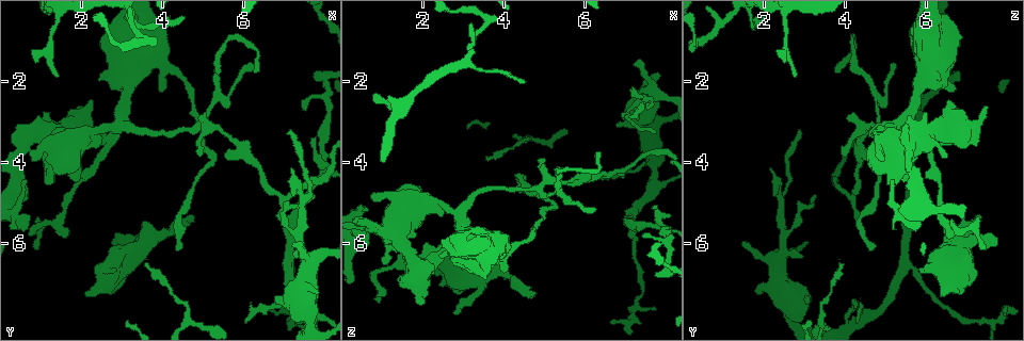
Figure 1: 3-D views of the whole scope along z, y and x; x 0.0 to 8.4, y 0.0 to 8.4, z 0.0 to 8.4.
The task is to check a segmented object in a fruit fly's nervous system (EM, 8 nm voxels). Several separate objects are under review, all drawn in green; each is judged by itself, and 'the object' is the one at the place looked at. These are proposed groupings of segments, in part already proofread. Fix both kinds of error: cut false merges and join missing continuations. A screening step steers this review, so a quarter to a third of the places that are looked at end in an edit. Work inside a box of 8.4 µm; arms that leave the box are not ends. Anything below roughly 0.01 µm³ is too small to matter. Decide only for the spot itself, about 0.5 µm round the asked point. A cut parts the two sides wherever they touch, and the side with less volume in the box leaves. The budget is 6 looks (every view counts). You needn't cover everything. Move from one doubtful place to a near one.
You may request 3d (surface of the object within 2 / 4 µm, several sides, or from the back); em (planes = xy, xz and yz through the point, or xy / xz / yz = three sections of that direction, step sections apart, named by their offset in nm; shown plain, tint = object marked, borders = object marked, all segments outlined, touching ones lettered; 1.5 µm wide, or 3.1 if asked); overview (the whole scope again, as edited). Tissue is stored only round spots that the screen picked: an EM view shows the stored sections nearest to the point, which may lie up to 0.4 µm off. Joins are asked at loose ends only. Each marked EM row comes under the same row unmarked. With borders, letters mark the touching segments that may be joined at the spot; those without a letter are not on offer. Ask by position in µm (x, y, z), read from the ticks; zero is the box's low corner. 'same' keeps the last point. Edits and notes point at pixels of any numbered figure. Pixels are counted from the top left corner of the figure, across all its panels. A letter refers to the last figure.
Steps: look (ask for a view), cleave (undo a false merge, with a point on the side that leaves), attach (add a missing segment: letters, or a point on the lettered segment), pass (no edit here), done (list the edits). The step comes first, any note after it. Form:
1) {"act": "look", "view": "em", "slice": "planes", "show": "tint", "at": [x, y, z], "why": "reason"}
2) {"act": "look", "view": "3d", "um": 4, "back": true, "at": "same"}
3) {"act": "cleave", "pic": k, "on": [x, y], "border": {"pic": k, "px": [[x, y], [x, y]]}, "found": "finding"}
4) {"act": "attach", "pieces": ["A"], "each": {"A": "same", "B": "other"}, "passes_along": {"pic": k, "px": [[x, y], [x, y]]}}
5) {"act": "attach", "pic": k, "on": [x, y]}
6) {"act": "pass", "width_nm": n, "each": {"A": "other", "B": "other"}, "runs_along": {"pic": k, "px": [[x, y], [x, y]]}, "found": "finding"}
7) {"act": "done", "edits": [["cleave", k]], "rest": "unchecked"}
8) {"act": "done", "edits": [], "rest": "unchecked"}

{"act": "look", "view": "3d", "um": 2, "at": [2.85, 6.00, 7.80], "why": "an open end"}

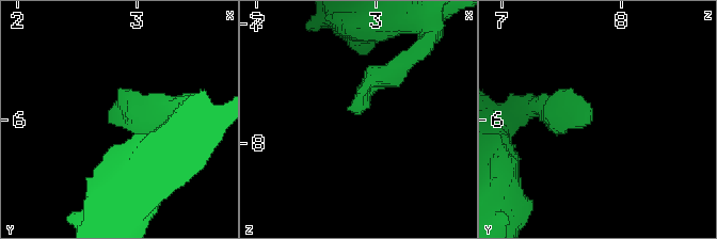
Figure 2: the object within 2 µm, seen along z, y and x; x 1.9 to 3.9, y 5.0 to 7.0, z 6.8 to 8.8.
{"act": "look", "view": "em", "slice": "planes", "show": "borders", "at": [2.82, 6.02, 7.76]}

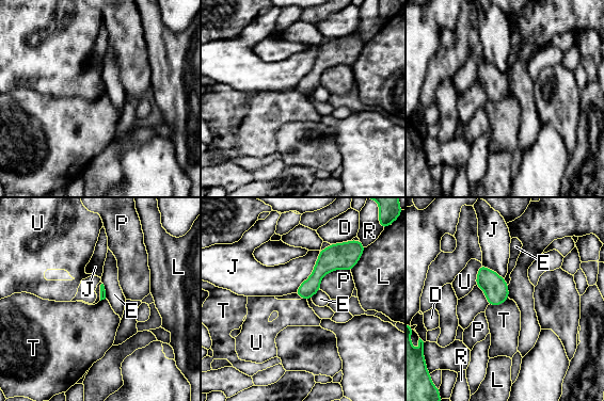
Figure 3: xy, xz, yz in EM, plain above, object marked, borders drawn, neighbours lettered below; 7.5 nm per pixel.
{"act": "pass", "each": {"D": "other", "E": "other", "J": "other", "L": "other", "P": "other", "R": "other", "T": "other", "U": "other"}, "border": {"pic": 3, "px": [[481, 263], [474, 285]]}, "found": "no lettered segment goes on from it"}

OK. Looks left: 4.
{"act": "look", "view": "3d", "um": 2, "at": [4.90, 3.20, 4.60], "why": "a fork"}

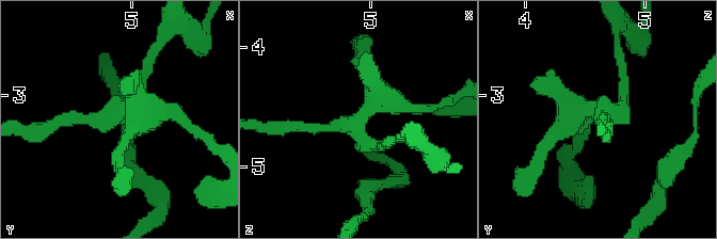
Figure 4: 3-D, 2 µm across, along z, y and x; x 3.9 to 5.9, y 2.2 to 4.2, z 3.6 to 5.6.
{"act": "look", "view": "em", "slice": "yz", "step": 4, "show": "tint", "at": [4.86, 3.16, 4.64], "why": "shape alone is not enough"}

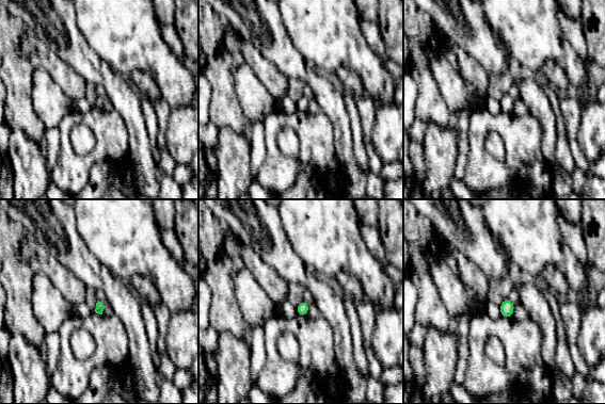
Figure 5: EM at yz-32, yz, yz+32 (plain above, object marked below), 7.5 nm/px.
{"act": "look", "view": "em", "slice": "planes", "show": "borders", "at": "same"}

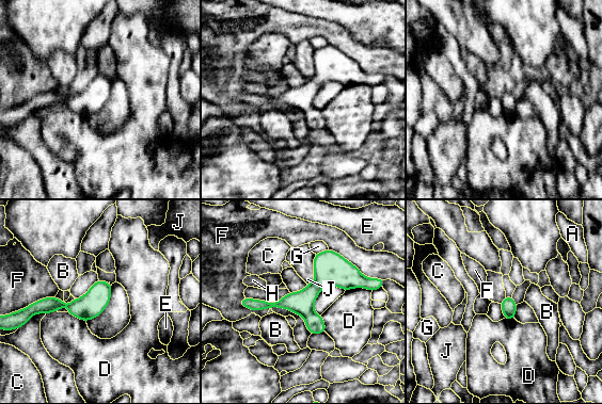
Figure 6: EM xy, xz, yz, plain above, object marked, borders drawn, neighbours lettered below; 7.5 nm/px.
{"act": "pass", "each": {"A": "other", "B": "other", "C": "other", "D": "other", "E": "other", "F": "other", "G": "other", "H": "other", "J": "other"}, "border": {"pic": 6, "px": [[315, 254], [314, 278], [307, 285]]}, "found": "one neuron here"}

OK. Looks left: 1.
{"act": "look", "view": "em", "slice": "xy", "step": 4, "show": "borders", "at": [7.25, 6.00, 1.60], "why": "branch stops here"}

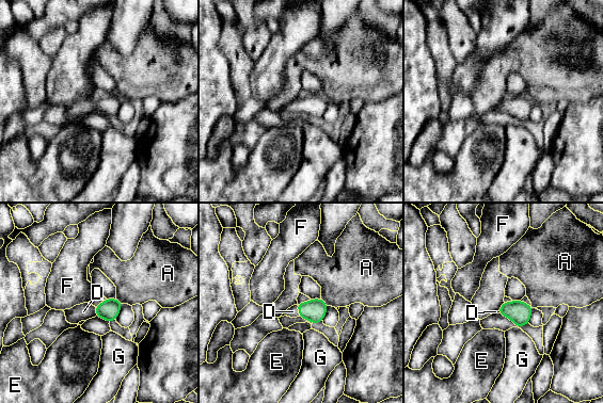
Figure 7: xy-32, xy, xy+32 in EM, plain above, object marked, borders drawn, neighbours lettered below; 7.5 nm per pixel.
{"act": "attach", "pieces": ["D"], "each": {"A": "other", "D": "same", "E": "other", "F": "other", "G": "other"}, "passes_along": {"pic": 7, "px": [[314, 310], [299, 309], [292, 311]]}, "found": "it goes on there"}

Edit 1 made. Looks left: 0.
{"act": "done", "edits": [["attach", 7]], "rest": "unchecked"}

